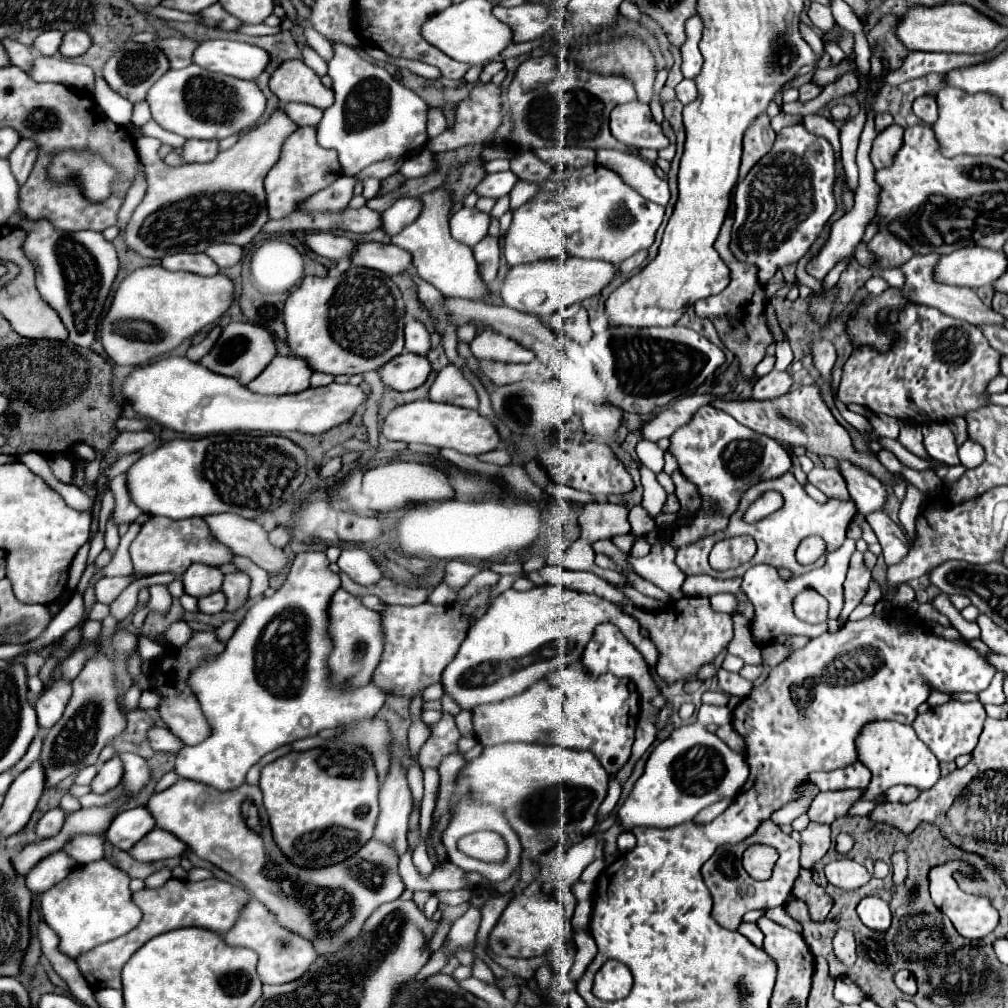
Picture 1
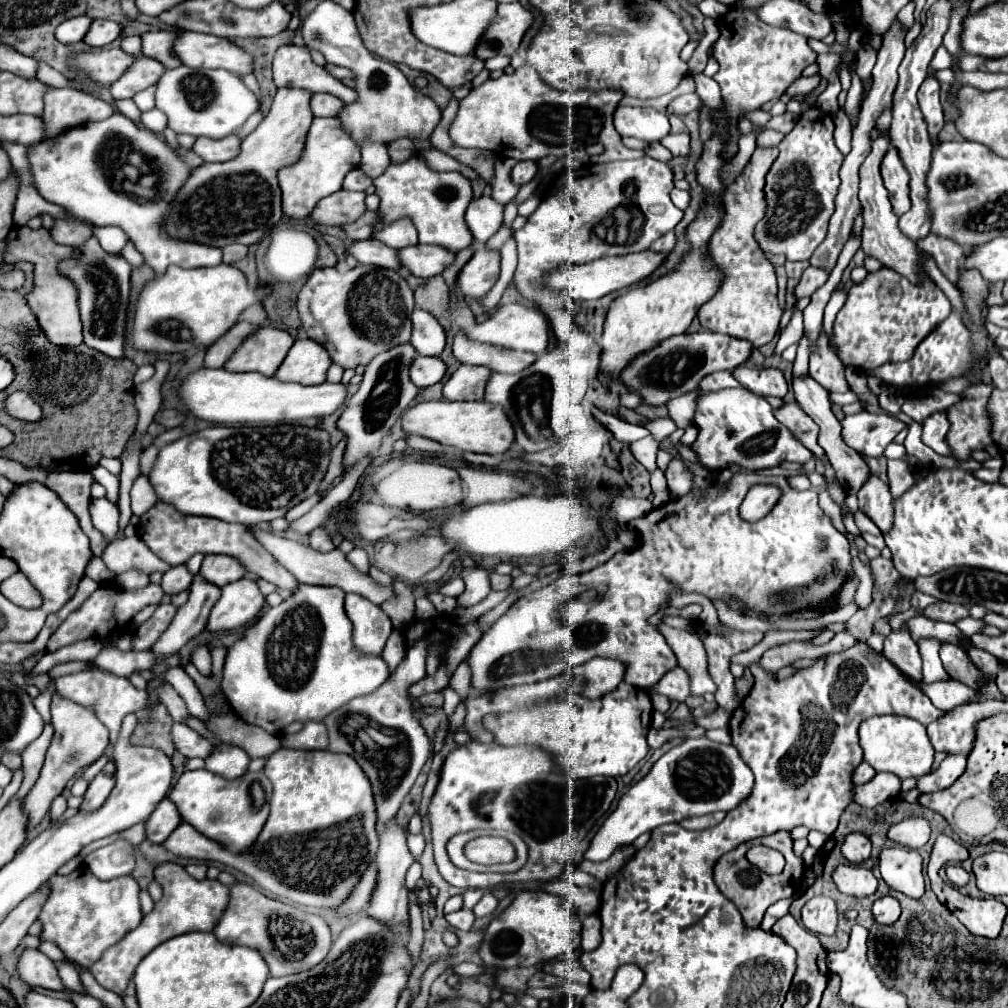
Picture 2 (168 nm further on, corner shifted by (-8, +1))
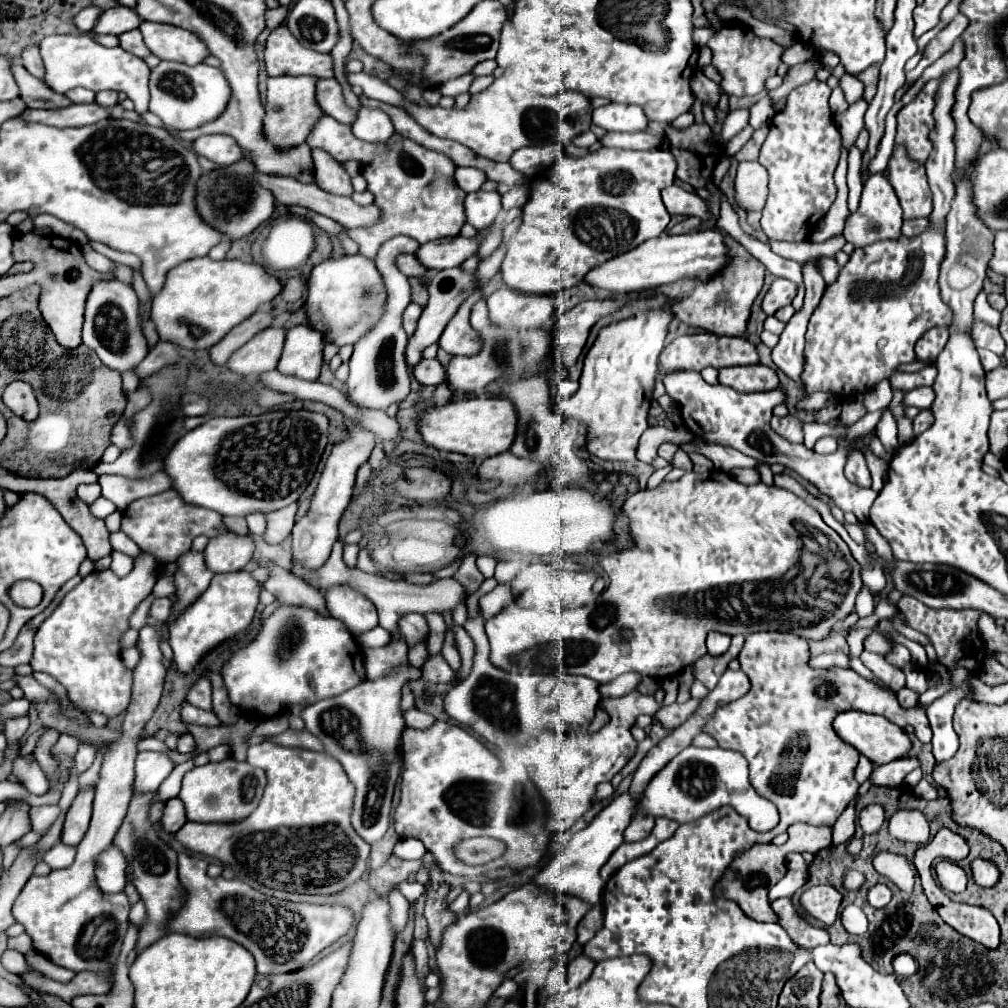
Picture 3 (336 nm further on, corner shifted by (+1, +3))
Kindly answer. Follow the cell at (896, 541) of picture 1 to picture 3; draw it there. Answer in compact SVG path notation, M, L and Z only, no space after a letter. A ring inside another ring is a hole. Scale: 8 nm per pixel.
M848 449L844 473L846 473L846 477L848 477L852 483L856 483L856 485L860 485L860 487L870 487L870 485L872 485L870 471L868 471L866 461L864 461L864 455L862 455L860 451Z

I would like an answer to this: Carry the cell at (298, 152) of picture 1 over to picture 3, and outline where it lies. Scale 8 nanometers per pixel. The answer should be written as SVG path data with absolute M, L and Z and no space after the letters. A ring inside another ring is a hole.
M328 115L316 123L306 143L312 149L320 147L328 151L342 164L350 160L360 161L364 177L368 181L368 191L374 193L374 203L382 209L382 221L378 225L350 231L350 237L358 243L362 255L374 259L378 247L396 235L408 235L416 239L420 245L442 237L456 237L462 225L466 223L466 193L456 185L456 165L444 153L426 149L398 133L394 133L384 143L358 141L348 125L342 125Z

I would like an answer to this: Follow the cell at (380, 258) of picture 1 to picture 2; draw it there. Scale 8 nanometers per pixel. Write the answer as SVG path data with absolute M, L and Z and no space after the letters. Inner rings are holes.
M413 245L403 247L397 251L399 263L403 269L413 273L415 277L433 277L443 273L445 267L449 267L455 259L453 253L449 253L443 247L437 245Z

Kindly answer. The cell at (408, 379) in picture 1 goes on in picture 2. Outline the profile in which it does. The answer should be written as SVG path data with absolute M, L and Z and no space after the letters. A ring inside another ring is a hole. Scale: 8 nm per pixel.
M417 355L411 363L411 381L417 385L417 387L429 387L429 385L435 385L443 379L445 375L445 363L439 359L439 357L423 357L423 355Z

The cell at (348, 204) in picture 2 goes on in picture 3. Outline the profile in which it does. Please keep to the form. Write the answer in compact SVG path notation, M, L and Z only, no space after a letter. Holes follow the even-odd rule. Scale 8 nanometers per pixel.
M312 149L312 161L314 161L314 173L318 187L324 191L330 191L334 195L352 195L352 183L342 163L334 161L326 151Z

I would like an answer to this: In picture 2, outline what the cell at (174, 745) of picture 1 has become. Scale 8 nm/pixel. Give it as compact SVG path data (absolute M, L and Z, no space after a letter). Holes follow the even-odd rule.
M173 723L171 727L171 741L175 745L175 749L189 757L207 757L211 751L211 741L201 737L197 731L193 731L191 727L187 727L185 723Z

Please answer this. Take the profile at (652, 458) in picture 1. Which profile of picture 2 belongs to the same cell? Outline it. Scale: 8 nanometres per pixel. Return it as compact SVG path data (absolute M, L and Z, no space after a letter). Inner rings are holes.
M591 407L591 413L595 415L595 419L599 419L613 435L615 439L619 441L627 441L627 443L633 443L633 441L639 441L641 439L641 429L639 425L633 425L625 419L619 419L619 417L613 417L613 415L607 415L595 407Z

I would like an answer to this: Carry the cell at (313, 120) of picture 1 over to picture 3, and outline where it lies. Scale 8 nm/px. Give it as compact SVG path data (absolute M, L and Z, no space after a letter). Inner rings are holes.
M334 77L318 81L316 99L318 99L318 105L326 111L326 115L334 117L336 121L346 123L346 125L352 125L356 121L356 111L346 105L342 85Z

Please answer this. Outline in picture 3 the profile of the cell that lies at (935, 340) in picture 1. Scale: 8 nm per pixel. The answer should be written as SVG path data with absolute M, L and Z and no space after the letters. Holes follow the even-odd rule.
M934 327L934 329L930 329L916 343L916 357L918 359L936 359L938 353L946 347L948 337L950 337L950 333L948 333L946 327Z

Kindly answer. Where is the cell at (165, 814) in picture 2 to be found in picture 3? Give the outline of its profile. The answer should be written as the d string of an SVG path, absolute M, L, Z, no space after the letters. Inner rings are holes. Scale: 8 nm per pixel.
M174 797L174 799L168 799L166 807L164 807L164 815L162 815L162 825L168 833L176 833L184 823L186 823L186 809L184 809L184 803Z

